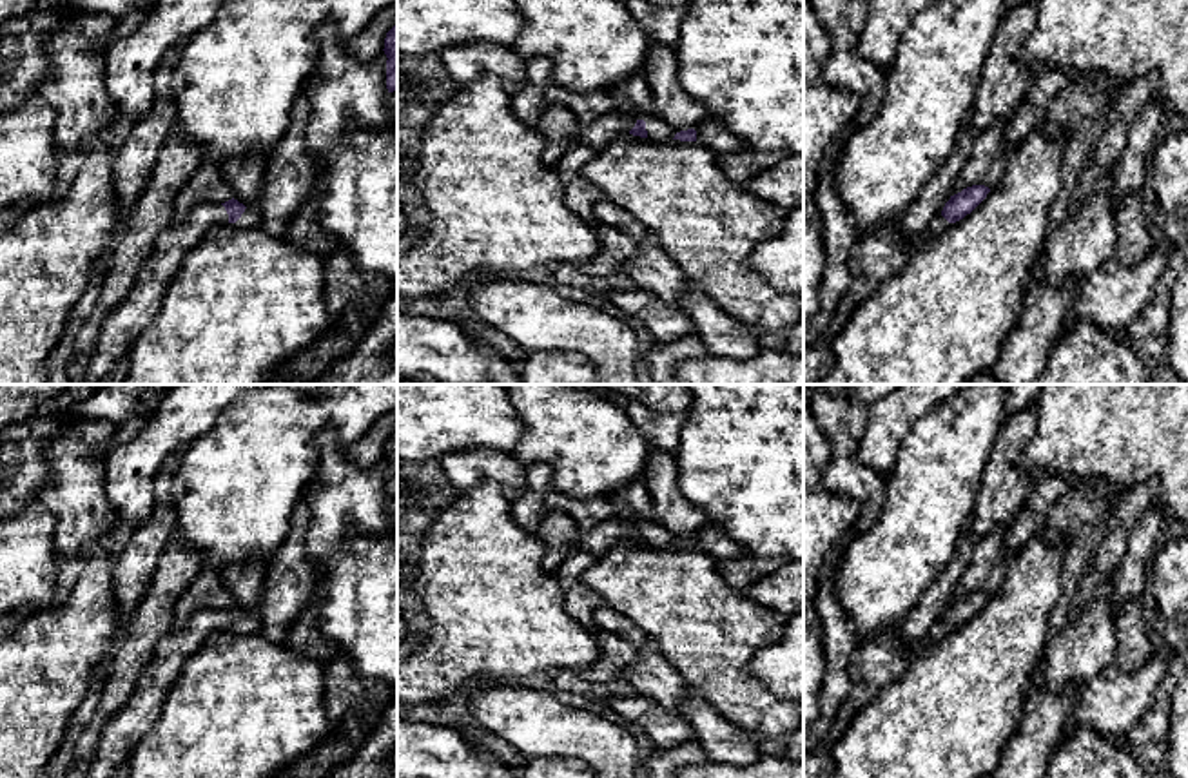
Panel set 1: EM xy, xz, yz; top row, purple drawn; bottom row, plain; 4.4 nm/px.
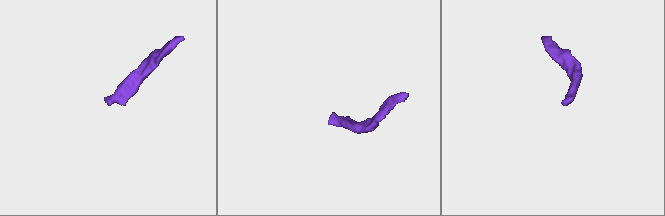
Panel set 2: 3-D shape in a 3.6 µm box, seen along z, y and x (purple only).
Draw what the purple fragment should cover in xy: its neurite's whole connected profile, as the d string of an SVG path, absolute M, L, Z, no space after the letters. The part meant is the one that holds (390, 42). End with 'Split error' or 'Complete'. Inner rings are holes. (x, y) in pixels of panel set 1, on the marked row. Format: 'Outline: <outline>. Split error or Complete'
Outline: M397 24L386 33L385 38L386 54L386 89L394 92L397 89Z. Complete

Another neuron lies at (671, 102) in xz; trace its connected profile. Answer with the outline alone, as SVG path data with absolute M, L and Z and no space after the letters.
M651 42L640 74L649 85L655 112L673 129L696 129L706 120L707 109L680 85L675 47Z

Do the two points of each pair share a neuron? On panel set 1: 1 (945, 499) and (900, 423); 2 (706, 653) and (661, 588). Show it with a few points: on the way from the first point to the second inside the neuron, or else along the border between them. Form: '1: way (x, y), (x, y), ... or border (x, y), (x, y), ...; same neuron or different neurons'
1: border (938, 405), (913, 427), (891, 474); different neurons
2: way (706, 637), (677, 604); same neuron

